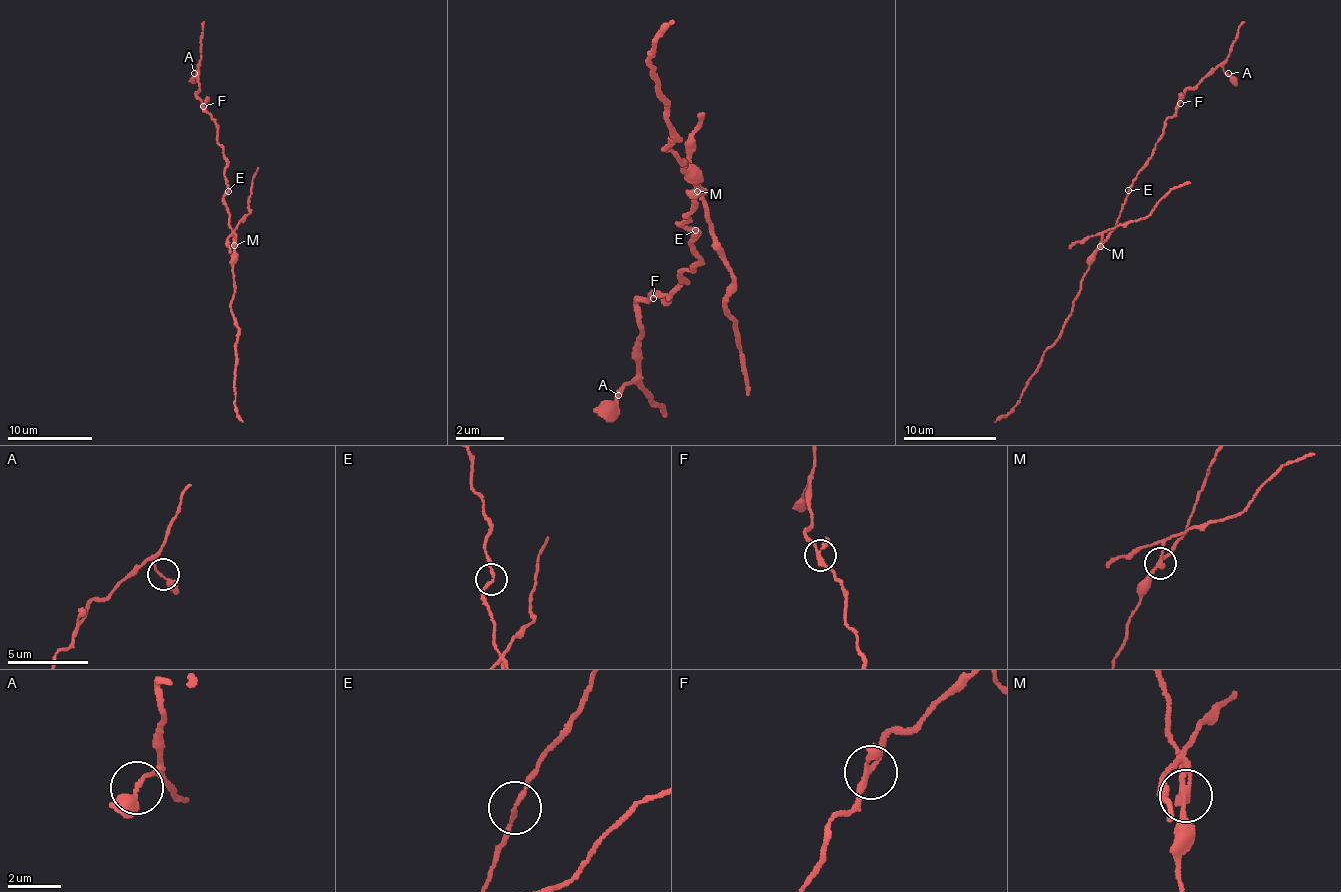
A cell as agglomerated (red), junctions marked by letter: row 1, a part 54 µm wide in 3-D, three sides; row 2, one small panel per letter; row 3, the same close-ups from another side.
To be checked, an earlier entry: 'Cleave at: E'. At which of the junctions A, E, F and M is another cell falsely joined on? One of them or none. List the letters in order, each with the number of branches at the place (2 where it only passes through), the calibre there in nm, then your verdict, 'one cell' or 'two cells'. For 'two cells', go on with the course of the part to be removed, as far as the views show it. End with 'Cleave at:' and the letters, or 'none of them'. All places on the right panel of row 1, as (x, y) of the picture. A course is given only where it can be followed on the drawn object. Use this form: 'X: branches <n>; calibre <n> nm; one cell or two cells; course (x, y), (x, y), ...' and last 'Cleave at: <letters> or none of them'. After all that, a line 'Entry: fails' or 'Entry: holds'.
A: branches 2; calibre 220 nm; one cell
E: branches 2; calibre 160 nm; one cell
F: branches 3; calibre 200 nm; one cell
M: branches 3; calibre 200 nm; two cells; course (1100, 246), (1107, 230), (1143, 219), (1174, 188), (1189, 182)
Cleave at: M
Entry: fails

